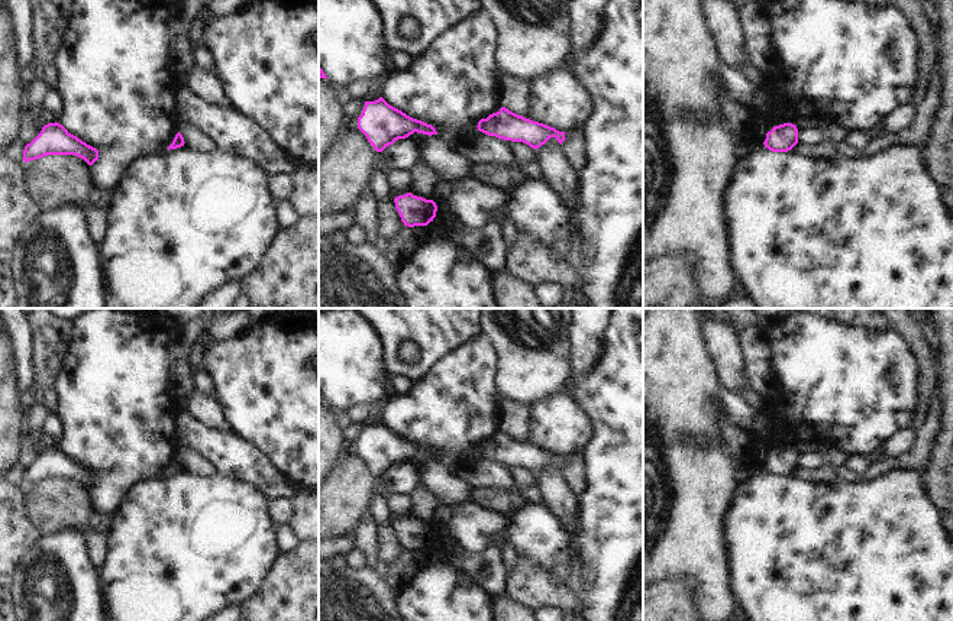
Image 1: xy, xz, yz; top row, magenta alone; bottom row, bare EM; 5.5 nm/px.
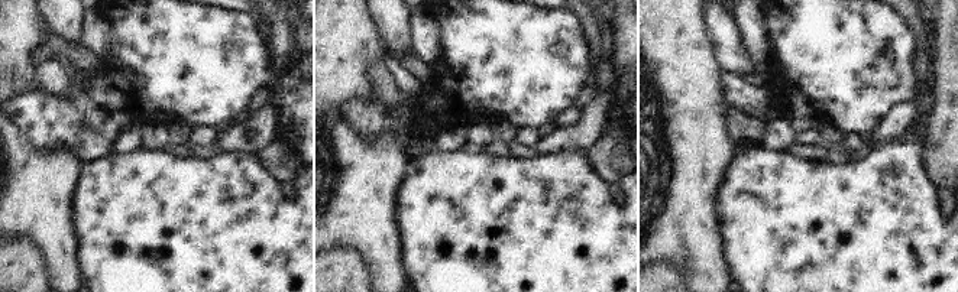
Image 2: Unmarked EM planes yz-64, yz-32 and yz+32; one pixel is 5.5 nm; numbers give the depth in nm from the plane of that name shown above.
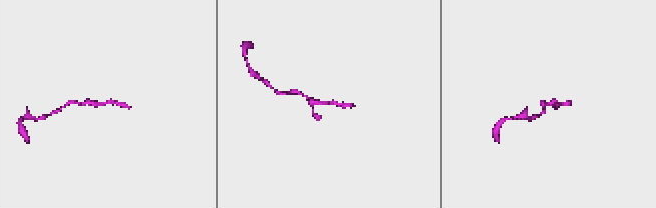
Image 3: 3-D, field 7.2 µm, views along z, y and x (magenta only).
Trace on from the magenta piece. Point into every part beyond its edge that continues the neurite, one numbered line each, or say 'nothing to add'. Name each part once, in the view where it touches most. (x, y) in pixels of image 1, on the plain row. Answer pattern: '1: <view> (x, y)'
nothing to add

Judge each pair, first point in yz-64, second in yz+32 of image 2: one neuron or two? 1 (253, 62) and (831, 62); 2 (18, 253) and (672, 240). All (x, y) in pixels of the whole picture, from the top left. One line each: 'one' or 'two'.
1: one
2: two

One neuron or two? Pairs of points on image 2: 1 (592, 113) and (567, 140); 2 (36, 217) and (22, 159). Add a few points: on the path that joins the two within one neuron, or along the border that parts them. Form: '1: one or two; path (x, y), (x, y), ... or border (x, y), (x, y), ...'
1: one; path (589, 120), (575, 135)
2: one; path (36, 203), (22, 187), (22, 174)

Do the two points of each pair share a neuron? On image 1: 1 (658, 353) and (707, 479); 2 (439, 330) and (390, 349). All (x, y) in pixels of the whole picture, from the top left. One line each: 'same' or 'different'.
1: same
2: same

